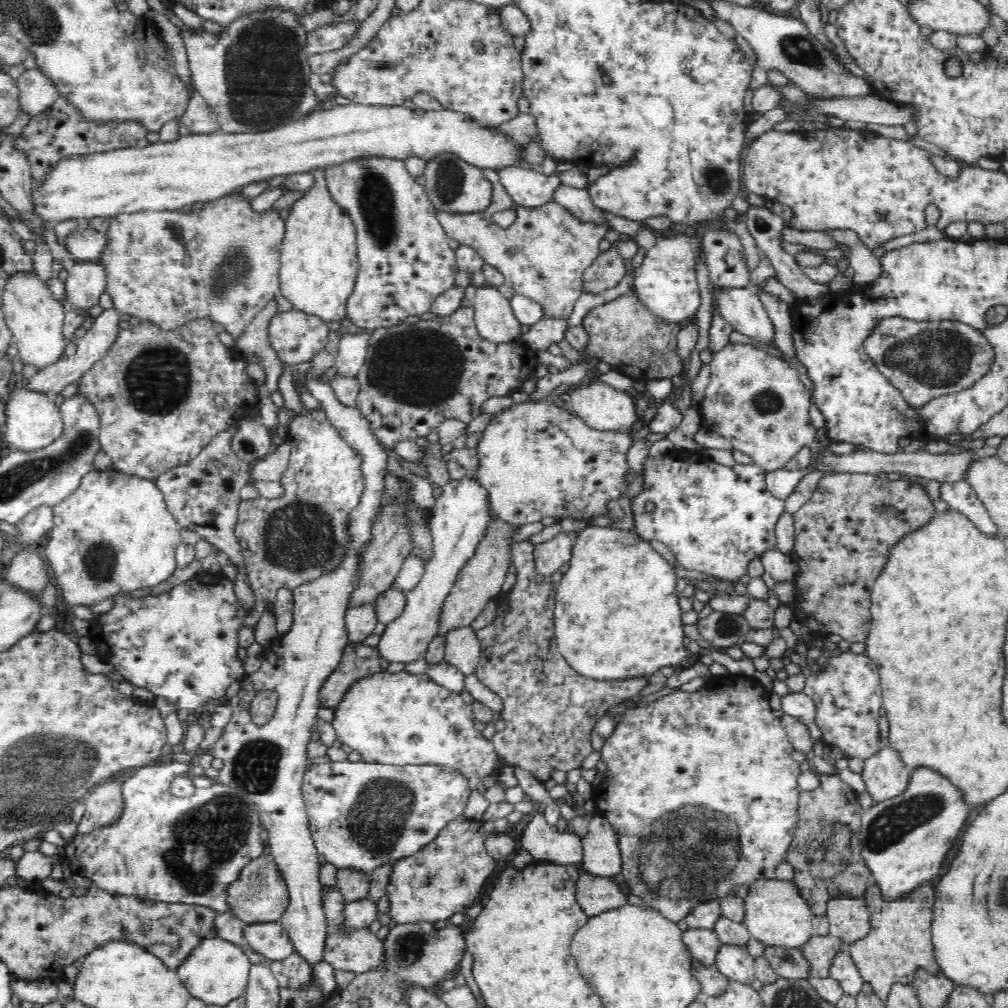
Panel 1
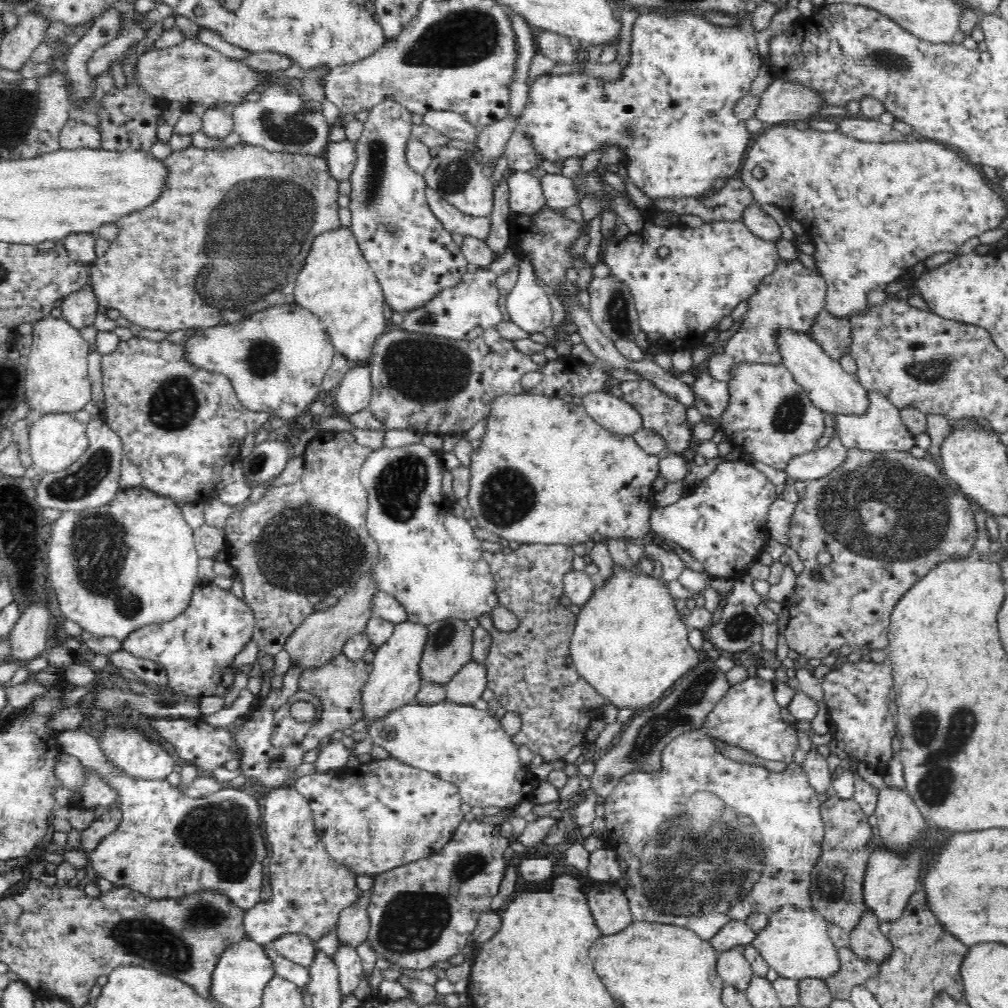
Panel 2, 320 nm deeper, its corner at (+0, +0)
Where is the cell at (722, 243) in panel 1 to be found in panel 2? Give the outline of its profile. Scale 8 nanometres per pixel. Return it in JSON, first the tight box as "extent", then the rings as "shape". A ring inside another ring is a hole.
{"extent":[653,178,755,222],"shape":[[[728,178],[719,190],[714,187],[698,197],[676,198],[673,200],[654,200],[653,205],[664,214],[674,212],[676,215],[696,214],[705,222],[720,221],[740,221],[743,218],[745,210],[755,204],[755,198],[750,189],[741,181],[741,179]]]}

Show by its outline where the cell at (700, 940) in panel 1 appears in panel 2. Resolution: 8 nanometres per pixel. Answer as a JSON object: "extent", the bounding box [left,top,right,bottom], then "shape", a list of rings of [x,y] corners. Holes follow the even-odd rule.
{"extent":[716,949,753,991],"shape":[[[740,949],[718,952],[716,973],[723,983],[742,991],[746,990],[746,986],[748,986],[748,982],[753,975],[750,965],[746,963]]]}

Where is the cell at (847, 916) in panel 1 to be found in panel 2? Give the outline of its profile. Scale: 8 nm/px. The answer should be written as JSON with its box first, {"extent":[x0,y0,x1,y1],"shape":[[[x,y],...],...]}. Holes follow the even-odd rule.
{"extent":[849,908,890,964],"shape":[[[870,908],[862,911],[854,928],[849,932],[849,949],[858,957],[870,958],[878,964],[890,956],[890,941],[879,929],[879,920]]]}

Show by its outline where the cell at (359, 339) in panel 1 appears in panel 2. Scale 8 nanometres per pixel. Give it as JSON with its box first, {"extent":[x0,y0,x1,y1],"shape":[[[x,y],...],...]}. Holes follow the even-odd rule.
{"extent":[334,363,371,415],"shape":[[[352,363],[334,390],[336,407],[346,415],[352,414],[358,409],[368,408],[371,388],[371,368],[369,365]]]}

